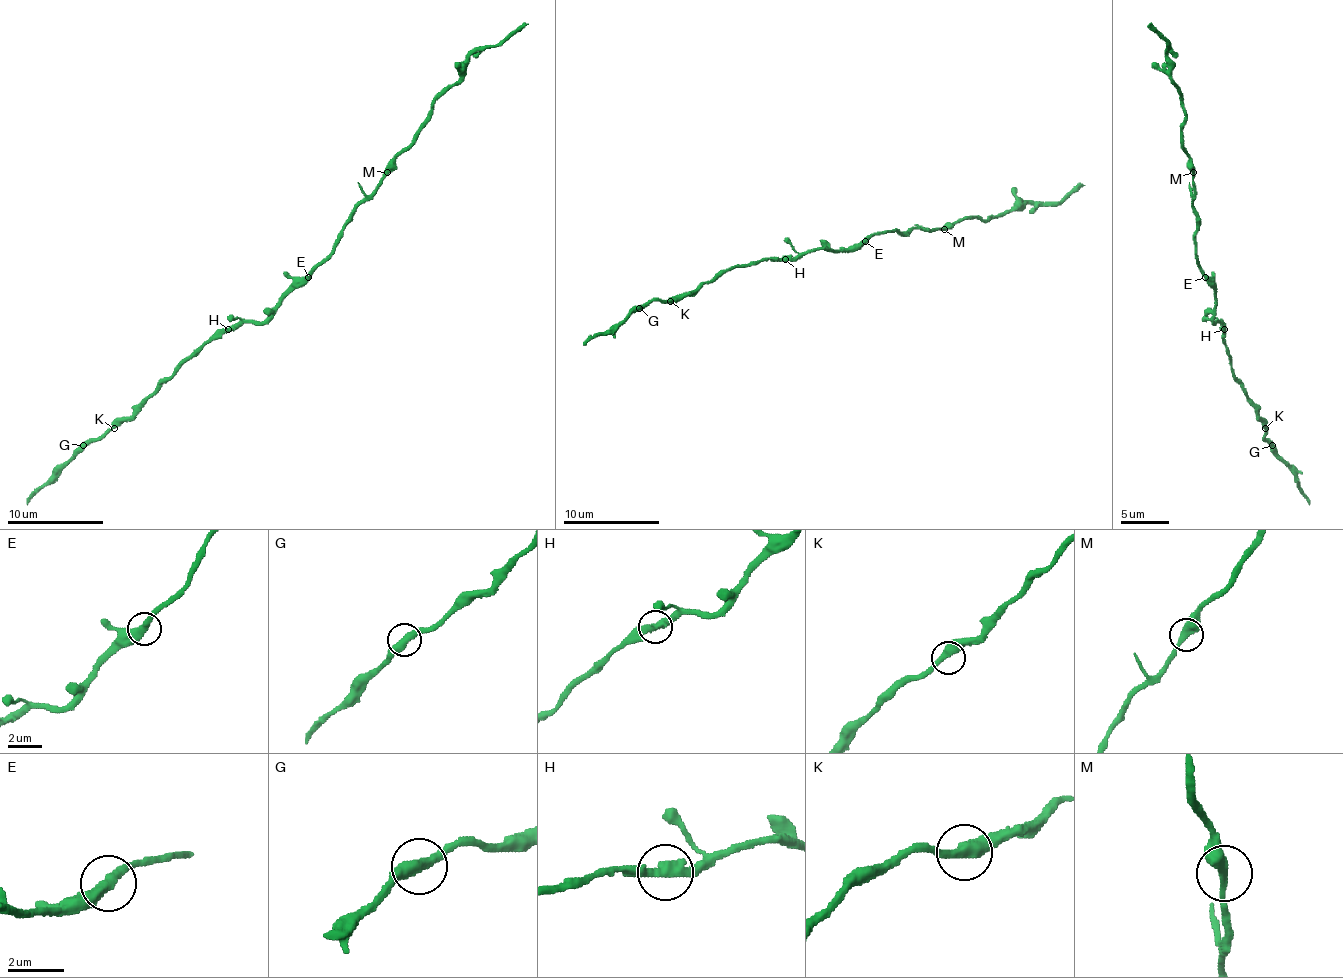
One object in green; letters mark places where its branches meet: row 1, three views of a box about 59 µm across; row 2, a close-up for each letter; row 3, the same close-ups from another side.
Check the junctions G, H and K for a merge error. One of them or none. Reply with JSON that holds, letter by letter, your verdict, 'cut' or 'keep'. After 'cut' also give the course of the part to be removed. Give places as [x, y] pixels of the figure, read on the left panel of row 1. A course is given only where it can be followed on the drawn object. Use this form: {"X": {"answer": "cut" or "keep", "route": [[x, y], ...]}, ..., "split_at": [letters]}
{"G": {"answer": "keep"}, "H": {"answer": "keep"}, "K": {"answer": "keep"}, "split_at": []}

